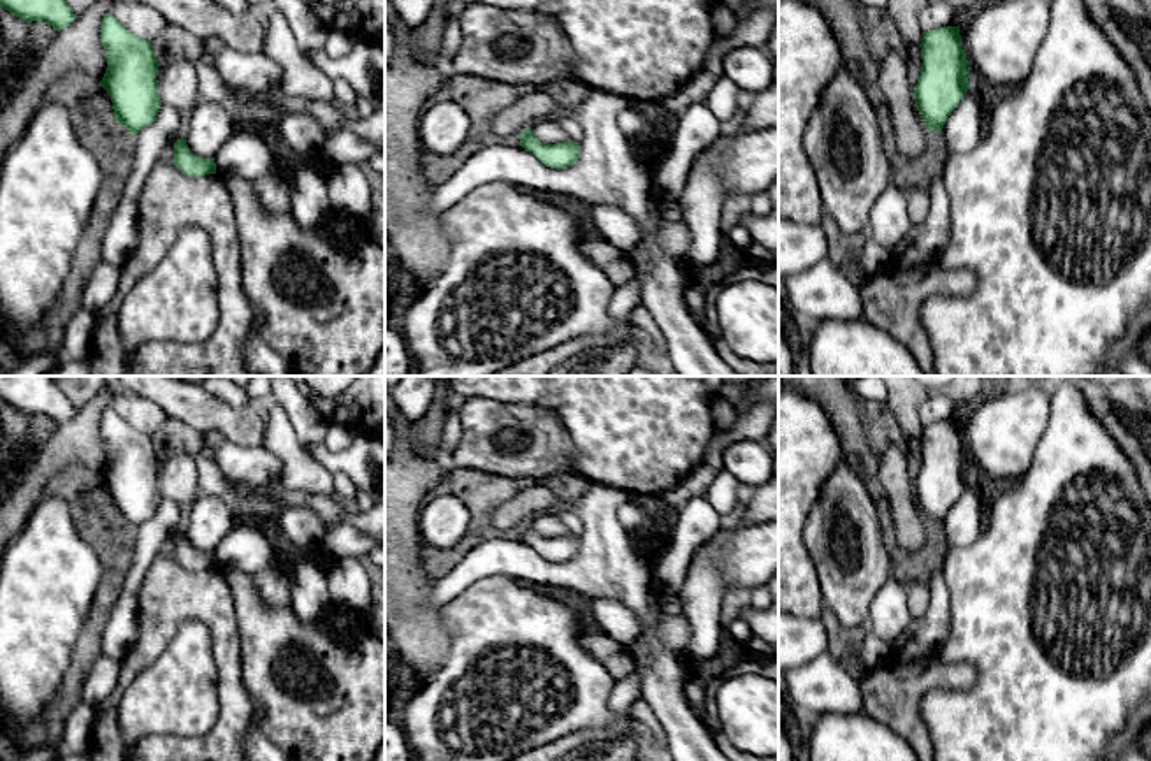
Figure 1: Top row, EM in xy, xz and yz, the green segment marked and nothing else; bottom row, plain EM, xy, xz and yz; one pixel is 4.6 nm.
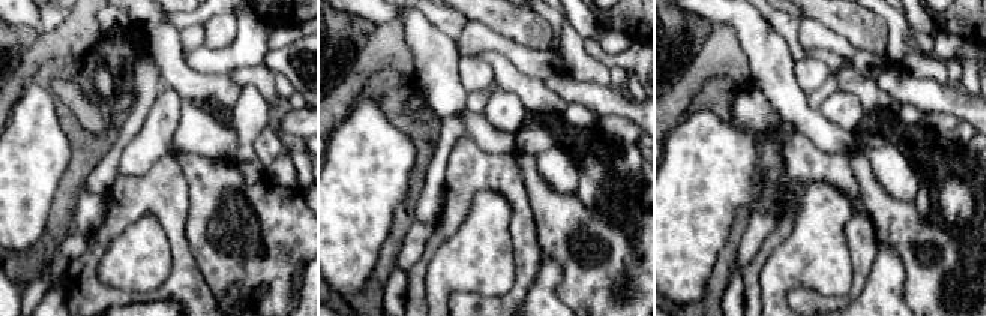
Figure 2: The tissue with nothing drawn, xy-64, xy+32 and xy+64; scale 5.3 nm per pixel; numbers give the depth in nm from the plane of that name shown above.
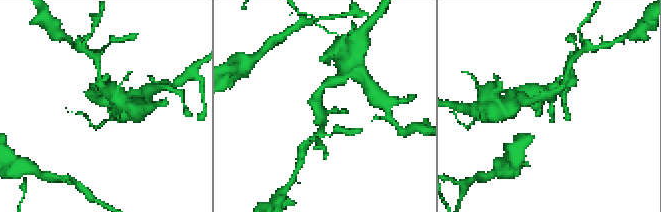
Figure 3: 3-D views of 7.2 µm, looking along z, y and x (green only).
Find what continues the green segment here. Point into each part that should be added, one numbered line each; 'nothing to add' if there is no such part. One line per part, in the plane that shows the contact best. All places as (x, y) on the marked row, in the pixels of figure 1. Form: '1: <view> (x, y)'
nothing to add

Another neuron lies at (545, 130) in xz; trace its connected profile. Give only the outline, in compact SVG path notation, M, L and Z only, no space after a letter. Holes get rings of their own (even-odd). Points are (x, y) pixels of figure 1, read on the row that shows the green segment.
M548 118L539 120L531 127L531 132L534 137L547 144L557 144L557 142L568 142L571 141L568 134L559 127L557 121L552 121Z

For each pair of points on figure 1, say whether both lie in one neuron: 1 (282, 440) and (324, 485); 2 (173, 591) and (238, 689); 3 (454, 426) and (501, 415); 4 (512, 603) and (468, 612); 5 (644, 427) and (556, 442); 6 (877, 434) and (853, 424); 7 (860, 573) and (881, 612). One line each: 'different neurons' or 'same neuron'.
1: same neuron
2: same neuron
3: different neurons
4: same neuron
5: different neurons
6: same neuron
7: different neurons

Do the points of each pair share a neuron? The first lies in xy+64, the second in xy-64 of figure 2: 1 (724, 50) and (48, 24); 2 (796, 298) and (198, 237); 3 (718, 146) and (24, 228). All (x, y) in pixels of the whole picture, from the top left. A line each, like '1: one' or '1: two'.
1: two
2: two
3: one

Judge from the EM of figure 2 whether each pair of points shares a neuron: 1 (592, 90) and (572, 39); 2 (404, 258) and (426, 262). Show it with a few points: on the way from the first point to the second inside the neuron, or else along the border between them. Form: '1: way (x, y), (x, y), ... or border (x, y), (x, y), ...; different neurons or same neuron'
1: border (565, 69), (577, 80), (610, 86); different neurons
2: border (434, 229), (423, 253), (405, 271); different neurons

